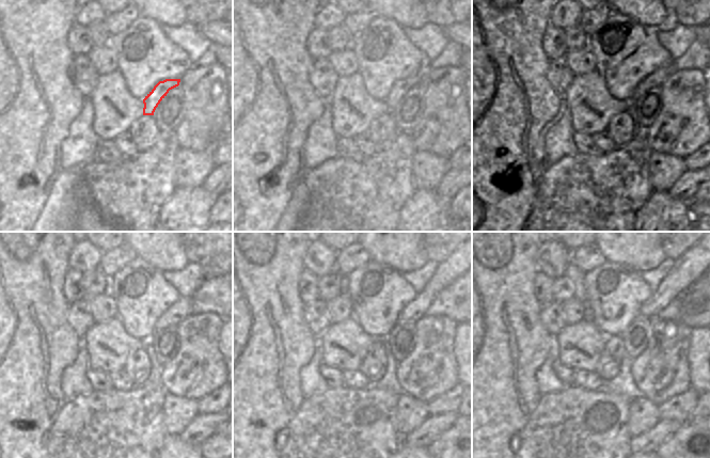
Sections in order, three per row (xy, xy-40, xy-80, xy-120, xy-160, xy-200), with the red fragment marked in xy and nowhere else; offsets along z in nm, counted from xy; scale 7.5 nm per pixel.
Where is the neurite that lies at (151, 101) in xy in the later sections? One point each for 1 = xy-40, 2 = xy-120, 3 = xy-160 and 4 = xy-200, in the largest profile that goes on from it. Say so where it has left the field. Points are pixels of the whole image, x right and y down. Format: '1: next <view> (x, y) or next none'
1: next xy-40 (400, 89)
2: next xy-120 (174, 315)
3: next xy-160 (411, 313)
4: next xy-200 (648, 310)

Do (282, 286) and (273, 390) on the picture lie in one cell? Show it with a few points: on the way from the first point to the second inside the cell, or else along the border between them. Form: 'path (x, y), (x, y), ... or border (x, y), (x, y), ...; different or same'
path (279, 312), (281, 328), (273, 341), (273, 364); same

